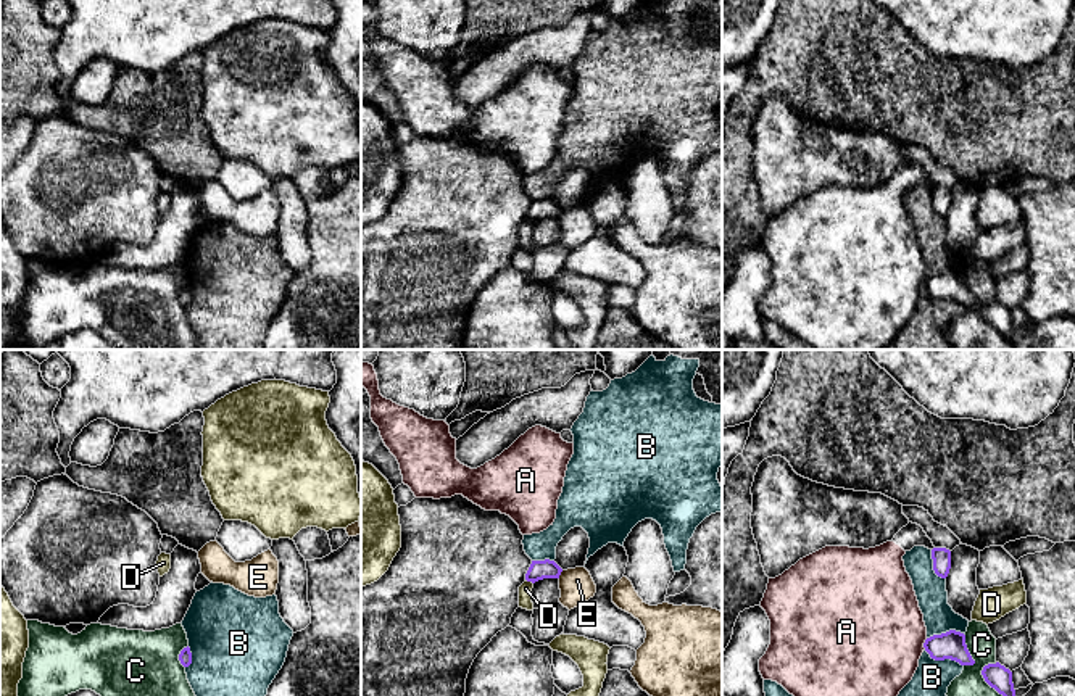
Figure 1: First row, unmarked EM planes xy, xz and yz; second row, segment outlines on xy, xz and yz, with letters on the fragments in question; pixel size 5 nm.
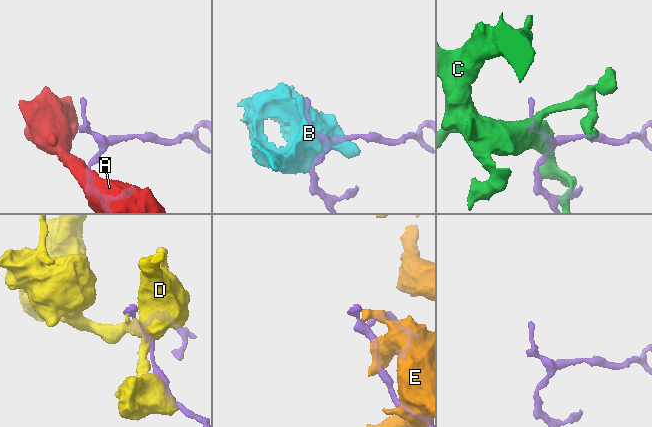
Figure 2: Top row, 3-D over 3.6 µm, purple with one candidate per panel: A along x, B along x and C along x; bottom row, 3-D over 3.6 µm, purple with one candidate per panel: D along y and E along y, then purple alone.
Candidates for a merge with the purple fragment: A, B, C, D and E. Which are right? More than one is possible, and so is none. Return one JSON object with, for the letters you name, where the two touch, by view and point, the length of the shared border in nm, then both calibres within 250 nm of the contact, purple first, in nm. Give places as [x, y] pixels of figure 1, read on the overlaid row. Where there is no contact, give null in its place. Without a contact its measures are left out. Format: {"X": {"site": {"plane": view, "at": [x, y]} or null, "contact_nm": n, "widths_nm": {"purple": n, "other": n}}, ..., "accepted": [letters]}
{"accepted": []}

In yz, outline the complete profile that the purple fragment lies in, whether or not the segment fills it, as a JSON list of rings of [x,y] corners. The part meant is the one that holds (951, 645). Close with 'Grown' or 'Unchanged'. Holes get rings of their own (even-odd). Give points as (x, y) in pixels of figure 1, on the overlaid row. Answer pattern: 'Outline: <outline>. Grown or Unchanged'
Outline: [[[956,630],[927,638],[924,648],[935,661],[951,659],[961,665],[975,664],[965,644],[965,635]]]. Unchanged

